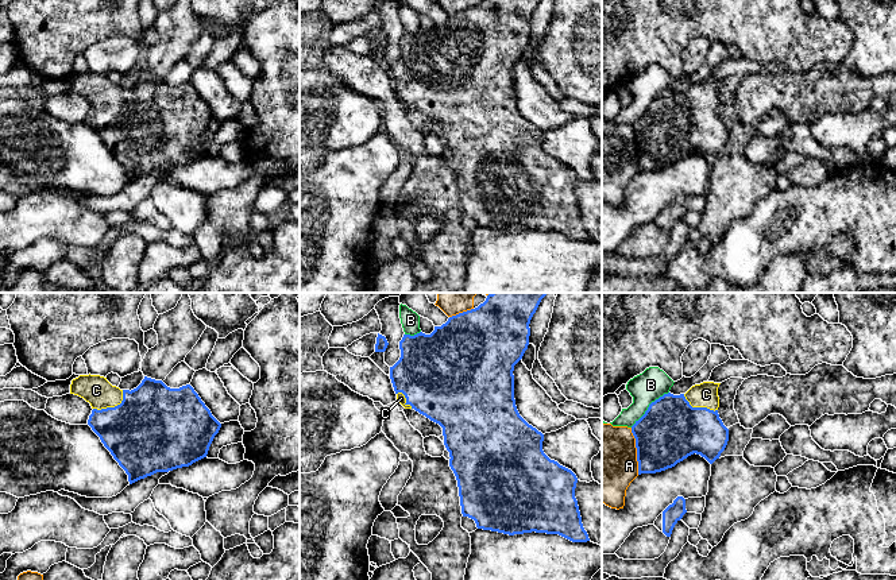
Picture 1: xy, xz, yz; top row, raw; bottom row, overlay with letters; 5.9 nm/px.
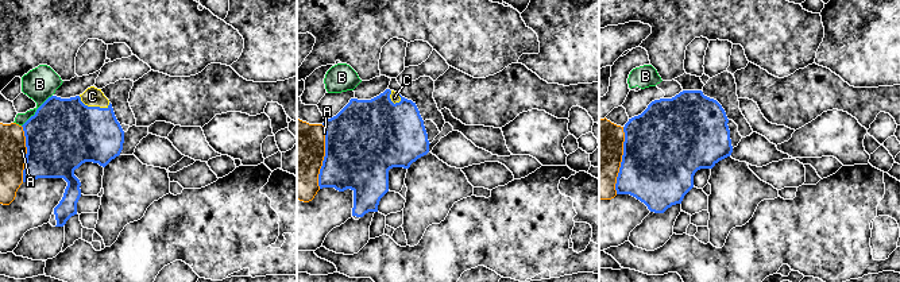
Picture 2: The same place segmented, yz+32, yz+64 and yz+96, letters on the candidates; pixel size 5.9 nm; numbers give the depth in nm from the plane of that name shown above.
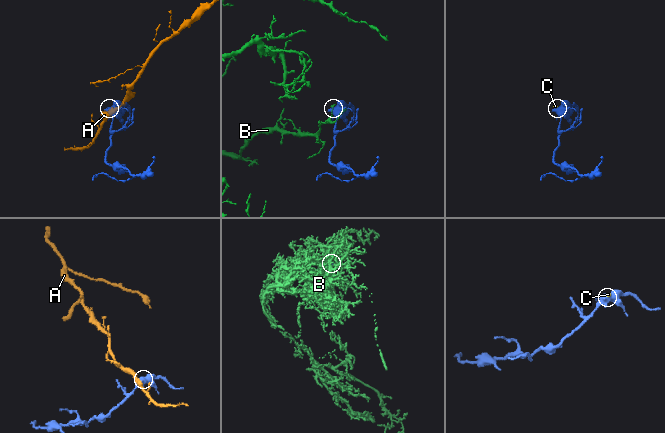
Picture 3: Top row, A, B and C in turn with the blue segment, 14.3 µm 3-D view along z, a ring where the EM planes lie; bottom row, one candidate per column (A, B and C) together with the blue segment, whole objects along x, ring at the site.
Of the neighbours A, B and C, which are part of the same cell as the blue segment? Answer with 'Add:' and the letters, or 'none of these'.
Add: C

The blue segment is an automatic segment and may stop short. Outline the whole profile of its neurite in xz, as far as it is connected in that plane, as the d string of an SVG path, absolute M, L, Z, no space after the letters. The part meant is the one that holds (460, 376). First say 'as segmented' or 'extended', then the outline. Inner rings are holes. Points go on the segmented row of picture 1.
extended; M491 293L478 308L449 317L441 326L435 326L430 335L403 335L399 341L401 357L390 367L390 379L397 402L443 428L463 517L474 519L478 529L509 535L536 531L559 534L572 542L587 542L590 538L575 498L576 475L544 453L544 434L520 415L514 399L514 366L528 349L529 324L545 295L547 293Z

